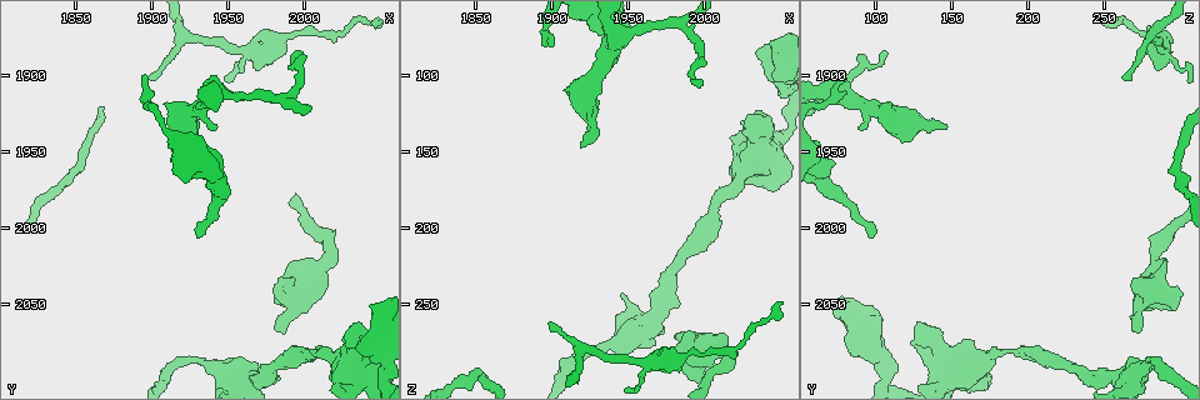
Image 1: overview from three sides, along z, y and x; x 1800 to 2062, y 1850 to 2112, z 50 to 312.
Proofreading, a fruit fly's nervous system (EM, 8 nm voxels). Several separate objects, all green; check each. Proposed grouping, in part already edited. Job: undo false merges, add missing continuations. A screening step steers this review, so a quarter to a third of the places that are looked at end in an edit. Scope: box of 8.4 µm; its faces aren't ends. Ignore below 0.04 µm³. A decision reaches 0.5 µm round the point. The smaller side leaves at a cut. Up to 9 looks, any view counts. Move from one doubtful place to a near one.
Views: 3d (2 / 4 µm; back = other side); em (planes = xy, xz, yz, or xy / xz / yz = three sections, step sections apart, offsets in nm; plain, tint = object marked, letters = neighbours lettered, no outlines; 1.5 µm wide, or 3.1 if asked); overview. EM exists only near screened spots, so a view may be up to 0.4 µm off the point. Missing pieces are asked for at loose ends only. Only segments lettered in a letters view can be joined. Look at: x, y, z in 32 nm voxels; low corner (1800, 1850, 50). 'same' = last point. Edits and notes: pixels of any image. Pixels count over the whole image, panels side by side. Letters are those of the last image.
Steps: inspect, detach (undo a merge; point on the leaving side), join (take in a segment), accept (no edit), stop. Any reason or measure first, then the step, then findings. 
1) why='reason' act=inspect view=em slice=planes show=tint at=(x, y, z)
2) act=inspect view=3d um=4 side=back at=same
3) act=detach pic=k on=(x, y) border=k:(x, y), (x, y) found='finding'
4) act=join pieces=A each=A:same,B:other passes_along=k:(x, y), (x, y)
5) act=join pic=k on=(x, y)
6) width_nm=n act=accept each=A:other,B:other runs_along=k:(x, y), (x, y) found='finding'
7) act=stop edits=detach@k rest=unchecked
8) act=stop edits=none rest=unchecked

why='sharp bend' act=inspect view=em slice=planes show=tint at=(2018, 2012, 286)

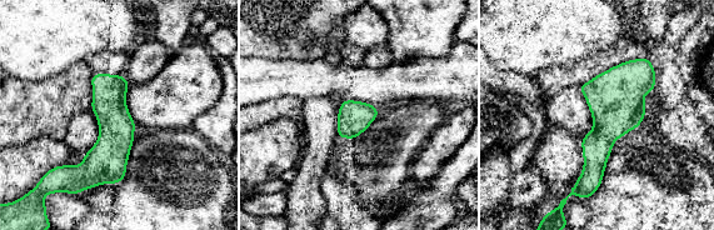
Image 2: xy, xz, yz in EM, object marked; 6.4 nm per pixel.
act=inspect view=em slice=planes show=letters at=same

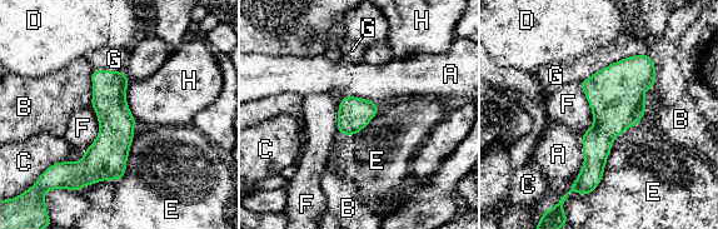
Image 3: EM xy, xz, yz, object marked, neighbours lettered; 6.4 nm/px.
act=accept each=A:other,B:other,C:other,D:other,E:other,F:other,G:other,H:other border=3:(128, 80), (125, 99), (136, 120) found='one neuron here'

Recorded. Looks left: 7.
why='thick turns thin' act=inspect view=3d um=2 at=(2002, 2082, 204)

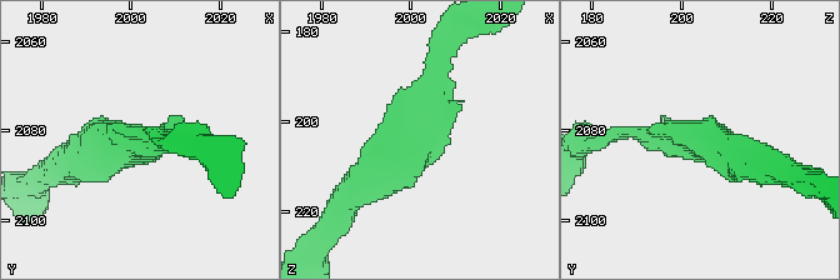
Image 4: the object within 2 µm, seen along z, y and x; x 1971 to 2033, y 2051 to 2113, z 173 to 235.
arm_widths_nm=170,220 why='need the tissue' act=inspect view=em slice=planes show=letters at=(2003, 2083, 204)

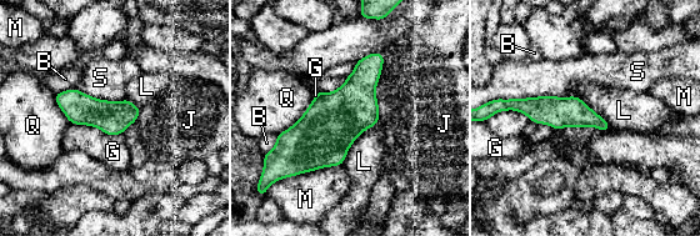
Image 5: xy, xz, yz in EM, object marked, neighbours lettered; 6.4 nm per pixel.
act=accept each=B:other,G:other,J:other,L:other,M:other,Q:other,S:other border=5:(379, 122), (355, 140), (341, 165) found='all the same neuron'

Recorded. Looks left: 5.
why='branch stops here' act=inspect view=em slice=xz step=4 show=letters at=(1988, 2068, 276)

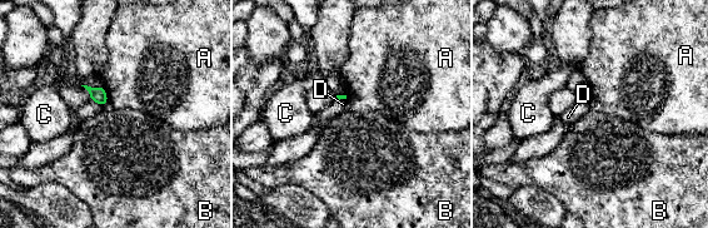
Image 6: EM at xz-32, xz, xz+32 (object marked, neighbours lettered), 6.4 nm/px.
why='cut it another way' act=inspect view=em slice=planes show=letters at=same

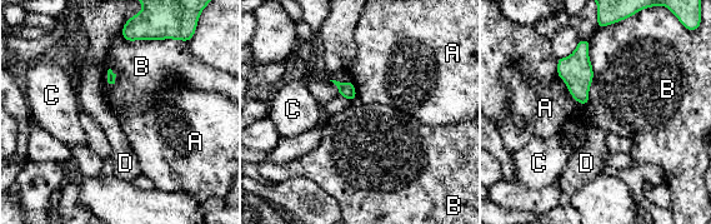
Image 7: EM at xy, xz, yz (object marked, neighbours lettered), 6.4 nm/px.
act=accept each=A:other,B:other,C:other,D:other border=7:(590, 40), (592, 83), (587, 104) found='no lettered segment goes on from it'

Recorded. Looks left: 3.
why='an open end' act=inspect view=em slice=xz step=4 show=letters at=(1918, 1934, 146)

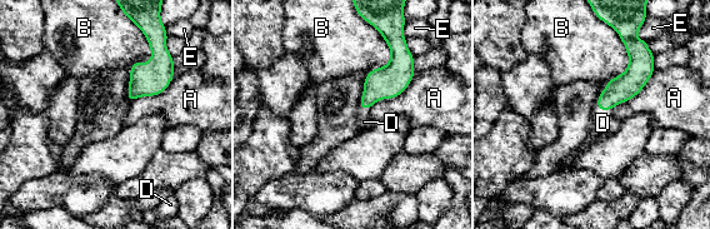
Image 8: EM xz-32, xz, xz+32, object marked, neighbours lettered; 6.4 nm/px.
act=join pieces=D each=A:other,B:other,D:same,E:other passes_along=8:(623, 88), (601, 110), (603, 123) found='the neuron continues'

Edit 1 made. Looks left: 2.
act=stop edits=join@8 rest=unchecked

